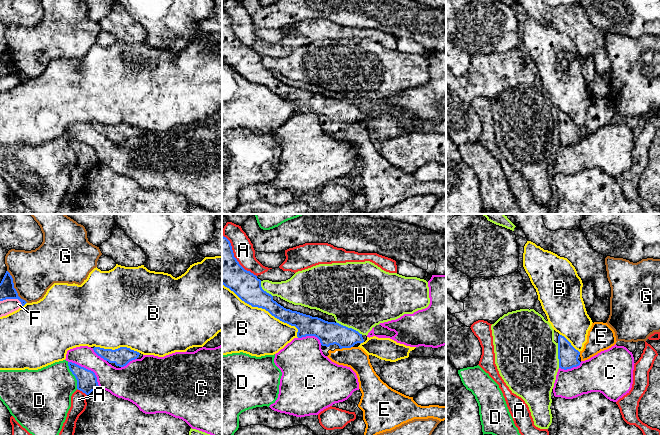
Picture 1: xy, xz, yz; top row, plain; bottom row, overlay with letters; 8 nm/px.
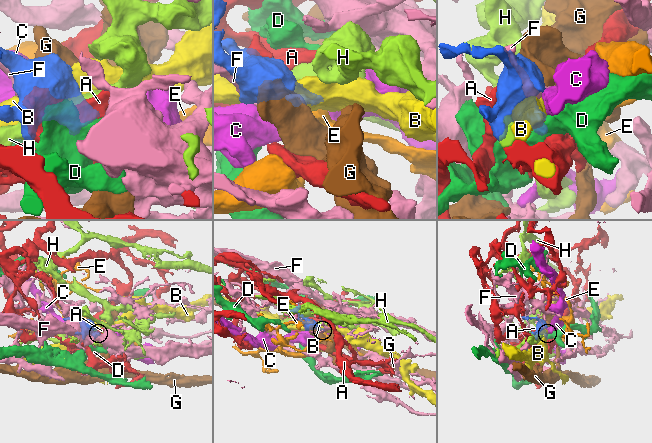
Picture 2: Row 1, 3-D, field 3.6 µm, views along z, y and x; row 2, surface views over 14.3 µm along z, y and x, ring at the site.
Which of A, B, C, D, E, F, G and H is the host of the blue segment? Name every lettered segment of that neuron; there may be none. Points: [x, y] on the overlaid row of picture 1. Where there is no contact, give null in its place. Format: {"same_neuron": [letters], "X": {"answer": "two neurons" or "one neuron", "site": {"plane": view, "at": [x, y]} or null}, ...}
{"same_neuron": ["E"], "A": {"answer": "two neurons", "site": {"plane": "xz", "at": [234, 257]}}, "B": {"answer": "two neurons", "site": {"plane": "xz", "at": [264, 308]}}, "C": {"answer": "two neurons", "site": {"plane": "xy", "at": [87, 369]}}, "D": {"answer": "two neurons", "site": {"plane": "xy", "at": [73, 374]}}, "E": {"answer": "one neuron", "site": {"plane": "xz", "at": [346, 347]}}, "F": {"answer": "two neurons", "site": {"plane": "xy", "at": [12, 298]}}, "G": {"answer": "two neurons", "site": {"plane": "xy", "at": [13, 287]}}, "H": {"answer": "two neurons", "site": {"plane": "xz", "at": [349, 328]}}}

